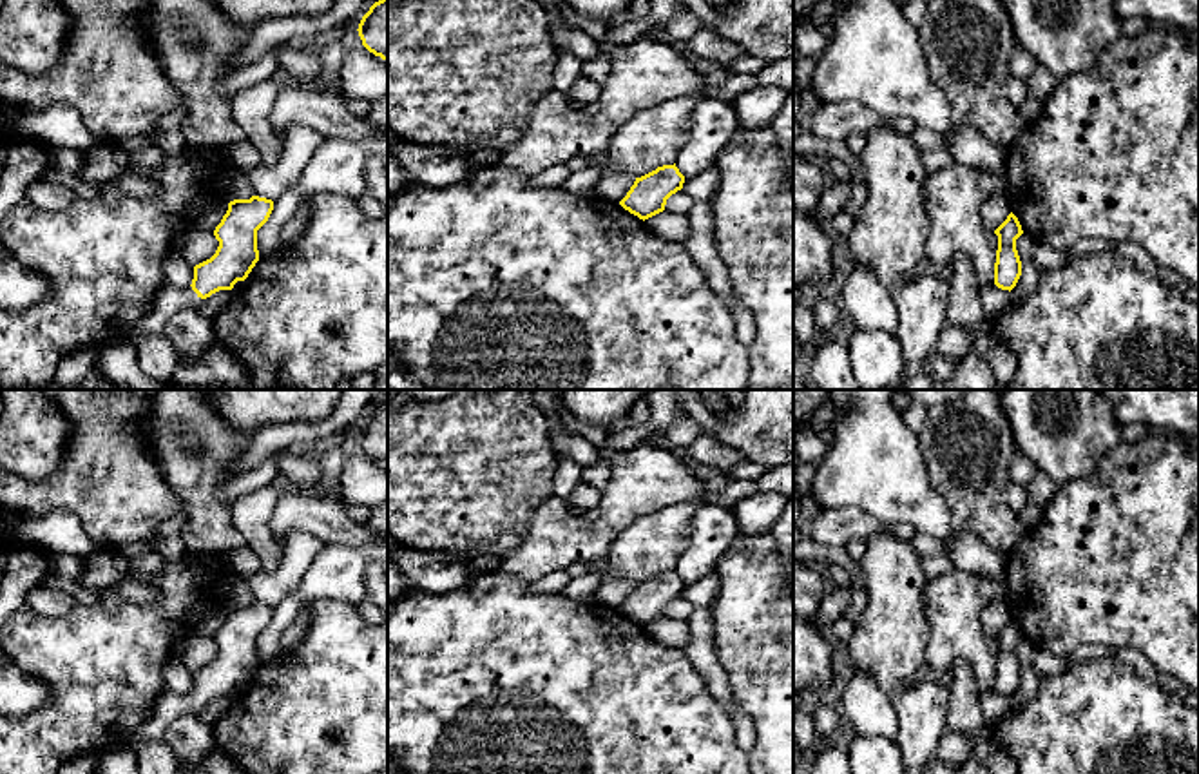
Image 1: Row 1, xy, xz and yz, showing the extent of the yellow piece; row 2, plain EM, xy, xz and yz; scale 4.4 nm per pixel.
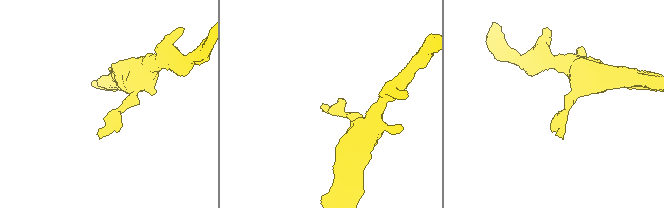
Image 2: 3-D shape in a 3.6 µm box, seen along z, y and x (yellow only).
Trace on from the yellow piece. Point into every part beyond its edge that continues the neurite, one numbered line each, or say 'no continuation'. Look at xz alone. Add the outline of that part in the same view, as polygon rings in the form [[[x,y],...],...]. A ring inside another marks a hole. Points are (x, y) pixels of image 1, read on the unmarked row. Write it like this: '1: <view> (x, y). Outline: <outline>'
no continuation

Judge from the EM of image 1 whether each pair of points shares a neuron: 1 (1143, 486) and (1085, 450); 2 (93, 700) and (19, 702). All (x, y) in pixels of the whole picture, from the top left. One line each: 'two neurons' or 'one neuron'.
1: two neurons
2: two neurons

